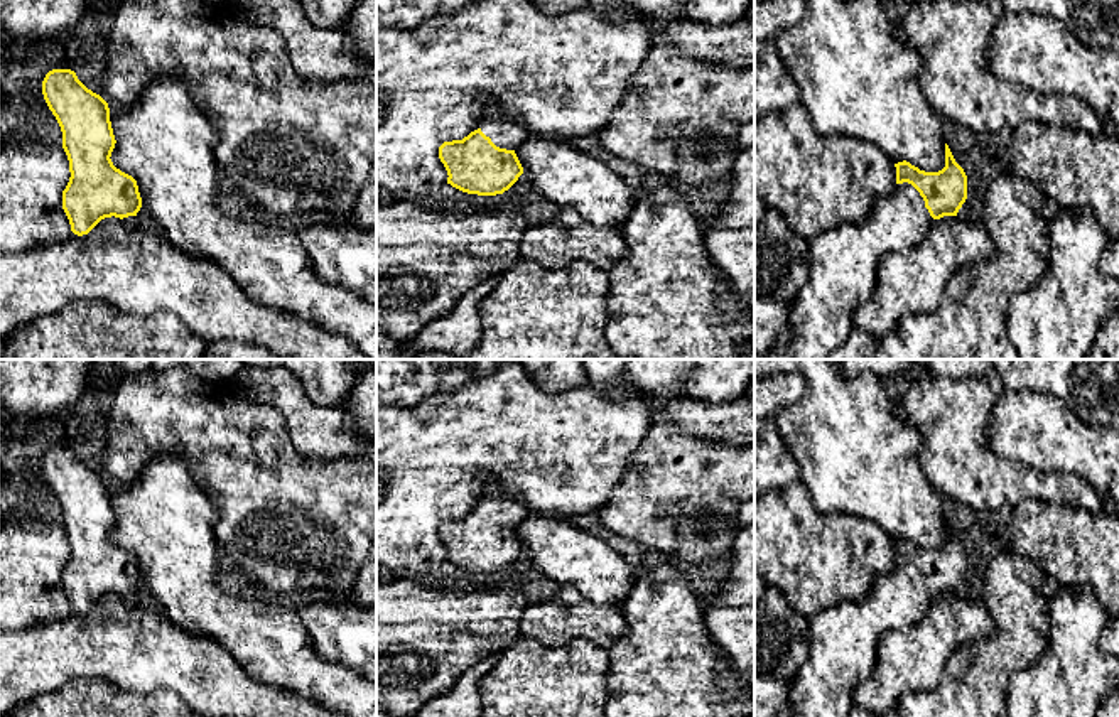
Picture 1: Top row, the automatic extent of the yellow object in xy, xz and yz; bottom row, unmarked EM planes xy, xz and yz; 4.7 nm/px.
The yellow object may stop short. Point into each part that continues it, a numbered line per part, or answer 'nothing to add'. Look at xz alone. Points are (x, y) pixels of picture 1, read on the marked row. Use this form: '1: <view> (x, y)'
1: xz (508, 134)

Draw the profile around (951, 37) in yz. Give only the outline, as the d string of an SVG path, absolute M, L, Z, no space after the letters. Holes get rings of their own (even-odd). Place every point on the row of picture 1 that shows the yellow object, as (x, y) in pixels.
M916 0L895 24L895 37L916 51L922 59L920 84L930 106L943 120L952 120L984 135L999 135L1024 121L1107 135L1107 123L1084 100L1072 94L1040 93L999 79L987 69L987 46L999 17L997 0Z

